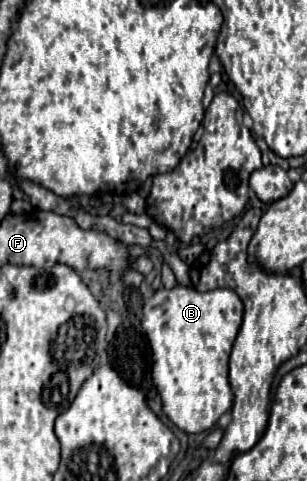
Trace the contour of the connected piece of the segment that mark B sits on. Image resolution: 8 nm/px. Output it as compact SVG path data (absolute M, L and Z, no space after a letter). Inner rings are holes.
M20 179L19 185L38 210L71 216L76 224L87 229L99 229L127 245L137 244L147 249L154 247L164 256L177 277L179 286L171 290L155 292L143 306L141 328L151 344L151 378L163 400L163 412L169 420L187 434L199 434L211 430L215 422L233 406L233 392L229 386L229 354L233 340L241 328L243 304L239 296L229 288L211 292L197 292L187 288L190 284L189 266L164 241L154 240L147 229L132 224L123 224L110 215L93 216L80 212L72 203L29 180ZM103 221L103 227L100 223Z

